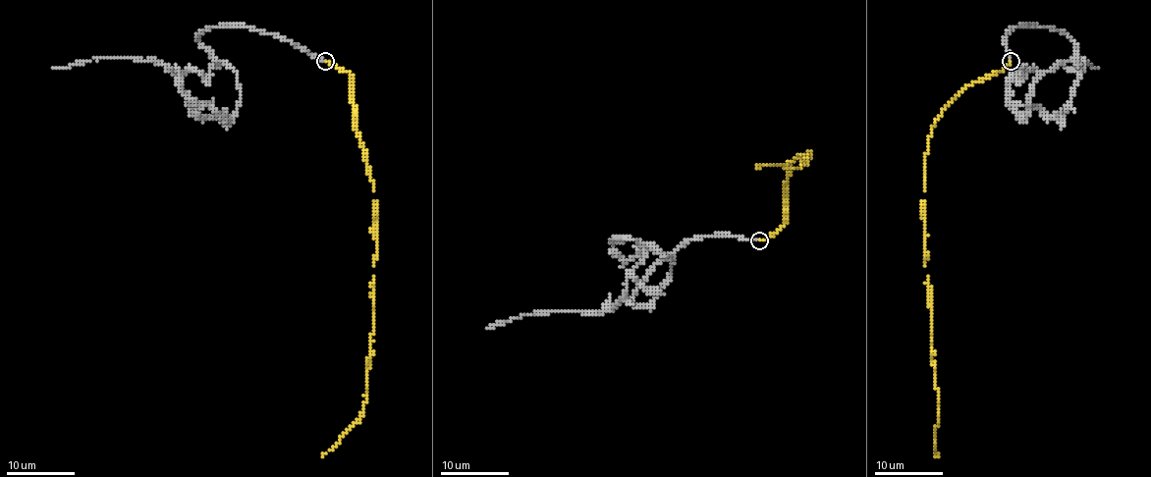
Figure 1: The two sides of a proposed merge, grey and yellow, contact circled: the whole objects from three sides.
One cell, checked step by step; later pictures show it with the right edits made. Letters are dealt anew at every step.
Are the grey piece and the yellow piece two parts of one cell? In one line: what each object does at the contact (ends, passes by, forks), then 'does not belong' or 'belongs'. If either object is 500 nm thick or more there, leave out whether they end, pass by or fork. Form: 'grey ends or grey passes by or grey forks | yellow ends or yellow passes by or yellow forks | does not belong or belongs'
grey ends | yellow ends | belongs

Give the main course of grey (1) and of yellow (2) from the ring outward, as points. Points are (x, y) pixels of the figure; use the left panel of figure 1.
1: (325, 60), (212, 26), (196, 39), (236, 74), (229, 118), (212, 106), (193, 115), (161, 64), (54, 69)
2: (325, 60), (351, 74), (354, 127), (374, 189), (376, 258), (365, 402), (362, 415), (321, 457)

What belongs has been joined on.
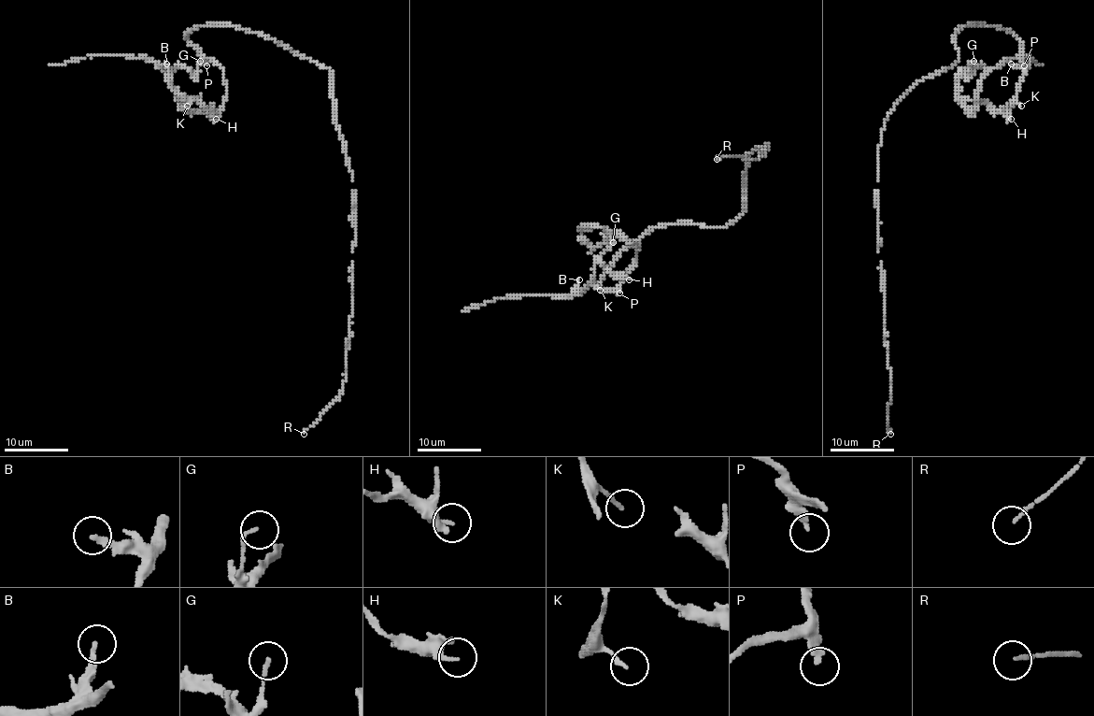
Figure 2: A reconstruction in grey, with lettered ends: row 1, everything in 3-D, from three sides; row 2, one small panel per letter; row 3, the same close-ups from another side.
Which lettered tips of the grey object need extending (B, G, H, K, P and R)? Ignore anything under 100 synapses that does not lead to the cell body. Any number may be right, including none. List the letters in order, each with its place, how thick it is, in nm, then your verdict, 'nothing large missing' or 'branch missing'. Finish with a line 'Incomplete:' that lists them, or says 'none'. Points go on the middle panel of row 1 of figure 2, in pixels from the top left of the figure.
B: place (579, 279); calibre 180 nm; nothing large missing
G: place (613, 242); calibre 120 nm; nothing large missing
H: place (629, 279); calibre 170 nm; nothing large missing
K: place (600, 290); calibre 150 nm; nothing large missing
P: place (619, 293); calibre 240 nm; nothing large missing
R: place (717, 159); calibre 130 nm; nothing large missing
Incomplete: none

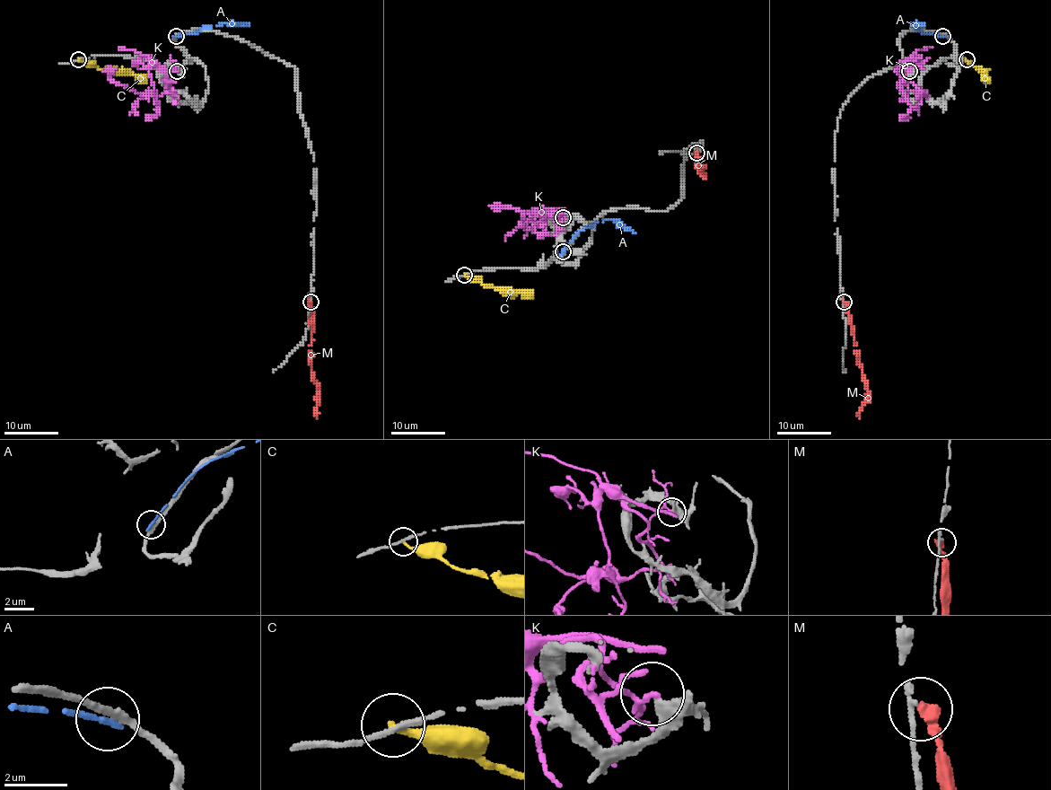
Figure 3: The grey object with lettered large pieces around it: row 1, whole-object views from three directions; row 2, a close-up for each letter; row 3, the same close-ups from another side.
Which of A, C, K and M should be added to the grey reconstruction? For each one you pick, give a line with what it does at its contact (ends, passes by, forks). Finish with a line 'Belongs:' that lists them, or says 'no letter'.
Belongs: no letter

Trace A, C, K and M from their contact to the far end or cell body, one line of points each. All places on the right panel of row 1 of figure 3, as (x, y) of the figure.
A: (942, 36), (924, 34), (910, 23), (924, 23)
C: (967, 60), (983, 72), (985, 80)
K: (908, 71), (903, 76), (899, 66), (902, 64), (902, 92), (906, 95), (899, 89), (900, 77), (897, 66)
M: (844, 301), (847, 308), (847, 321), (857, 364), (867, 389), (859, 417)

